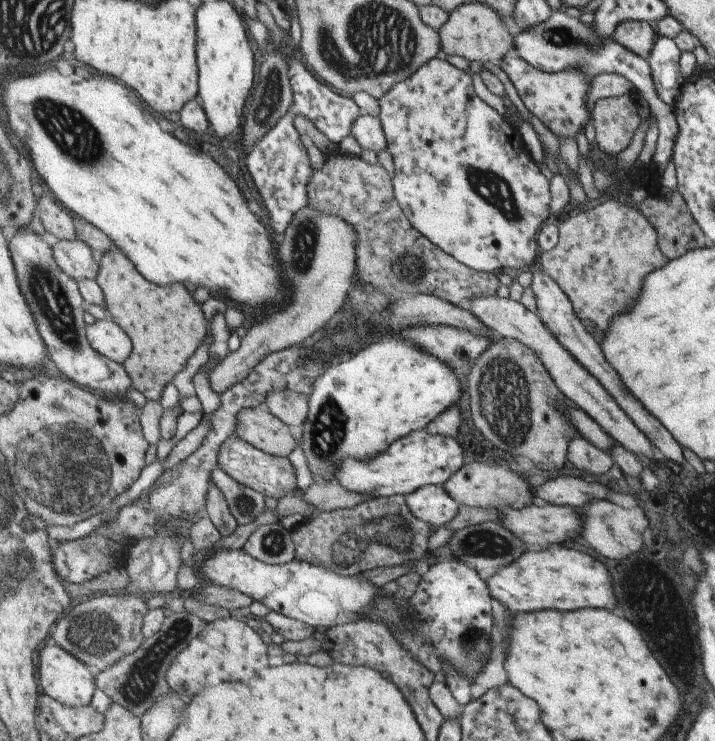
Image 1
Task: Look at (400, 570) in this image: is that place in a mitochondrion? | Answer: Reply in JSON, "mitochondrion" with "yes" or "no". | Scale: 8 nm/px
{"mitochondrion":"yes"}

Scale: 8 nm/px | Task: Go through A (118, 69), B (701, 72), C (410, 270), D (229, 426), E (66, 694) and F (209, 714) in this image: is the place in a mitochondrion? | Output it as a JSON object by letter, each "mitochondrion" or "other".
{"A":"other","B":"other","C":"mitochondrion","D":"other","E":"other","F":"other"}

